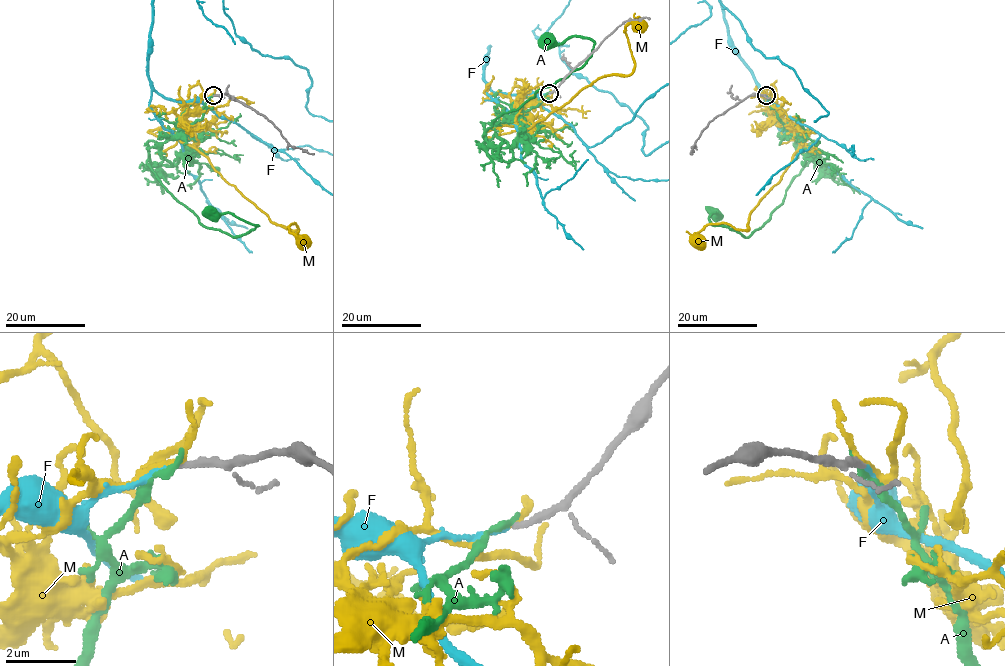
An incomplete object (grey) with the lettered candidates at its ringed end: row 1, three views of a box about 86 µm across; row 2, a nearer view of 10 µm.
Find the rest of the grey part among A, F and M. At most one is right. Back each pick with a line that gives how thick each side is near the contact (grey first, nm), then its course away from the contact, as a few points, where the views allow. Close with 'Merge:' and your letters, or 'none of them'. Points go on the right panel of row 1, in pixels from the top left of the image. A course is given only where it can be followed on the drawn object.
F: Thickness 180 nm (grey) against 140 nm
Merge: F

